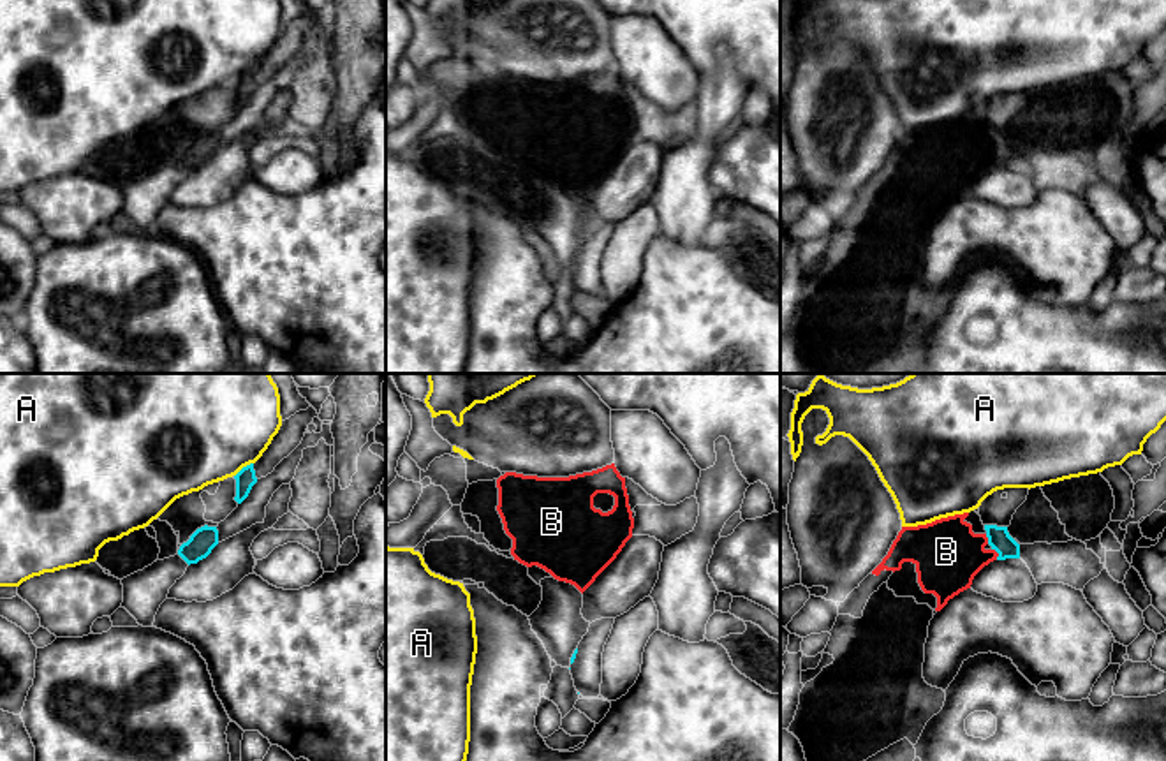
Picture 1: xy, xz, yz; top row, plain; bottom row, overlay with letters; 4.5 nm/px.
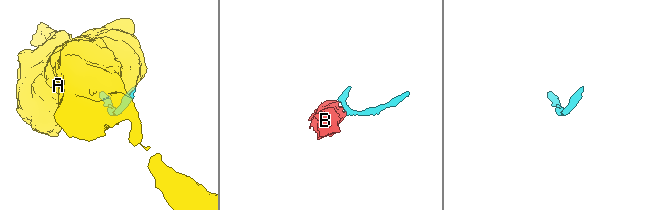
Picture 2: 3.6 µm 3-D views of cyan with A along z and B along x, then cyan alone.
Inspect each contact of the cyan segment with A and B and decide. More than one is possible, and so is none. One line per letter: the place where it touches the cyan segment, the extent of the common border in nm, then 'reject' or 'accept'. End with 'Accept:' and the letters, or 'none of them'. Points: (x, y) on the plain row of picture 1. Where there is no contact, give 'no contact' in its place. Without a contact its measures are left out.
A: meets cyan in xy at (243, 73); contact 110 nm long; reject
B: meets cyan in yz at (997, 157); contact 60 nm long; accept
Accept: B

